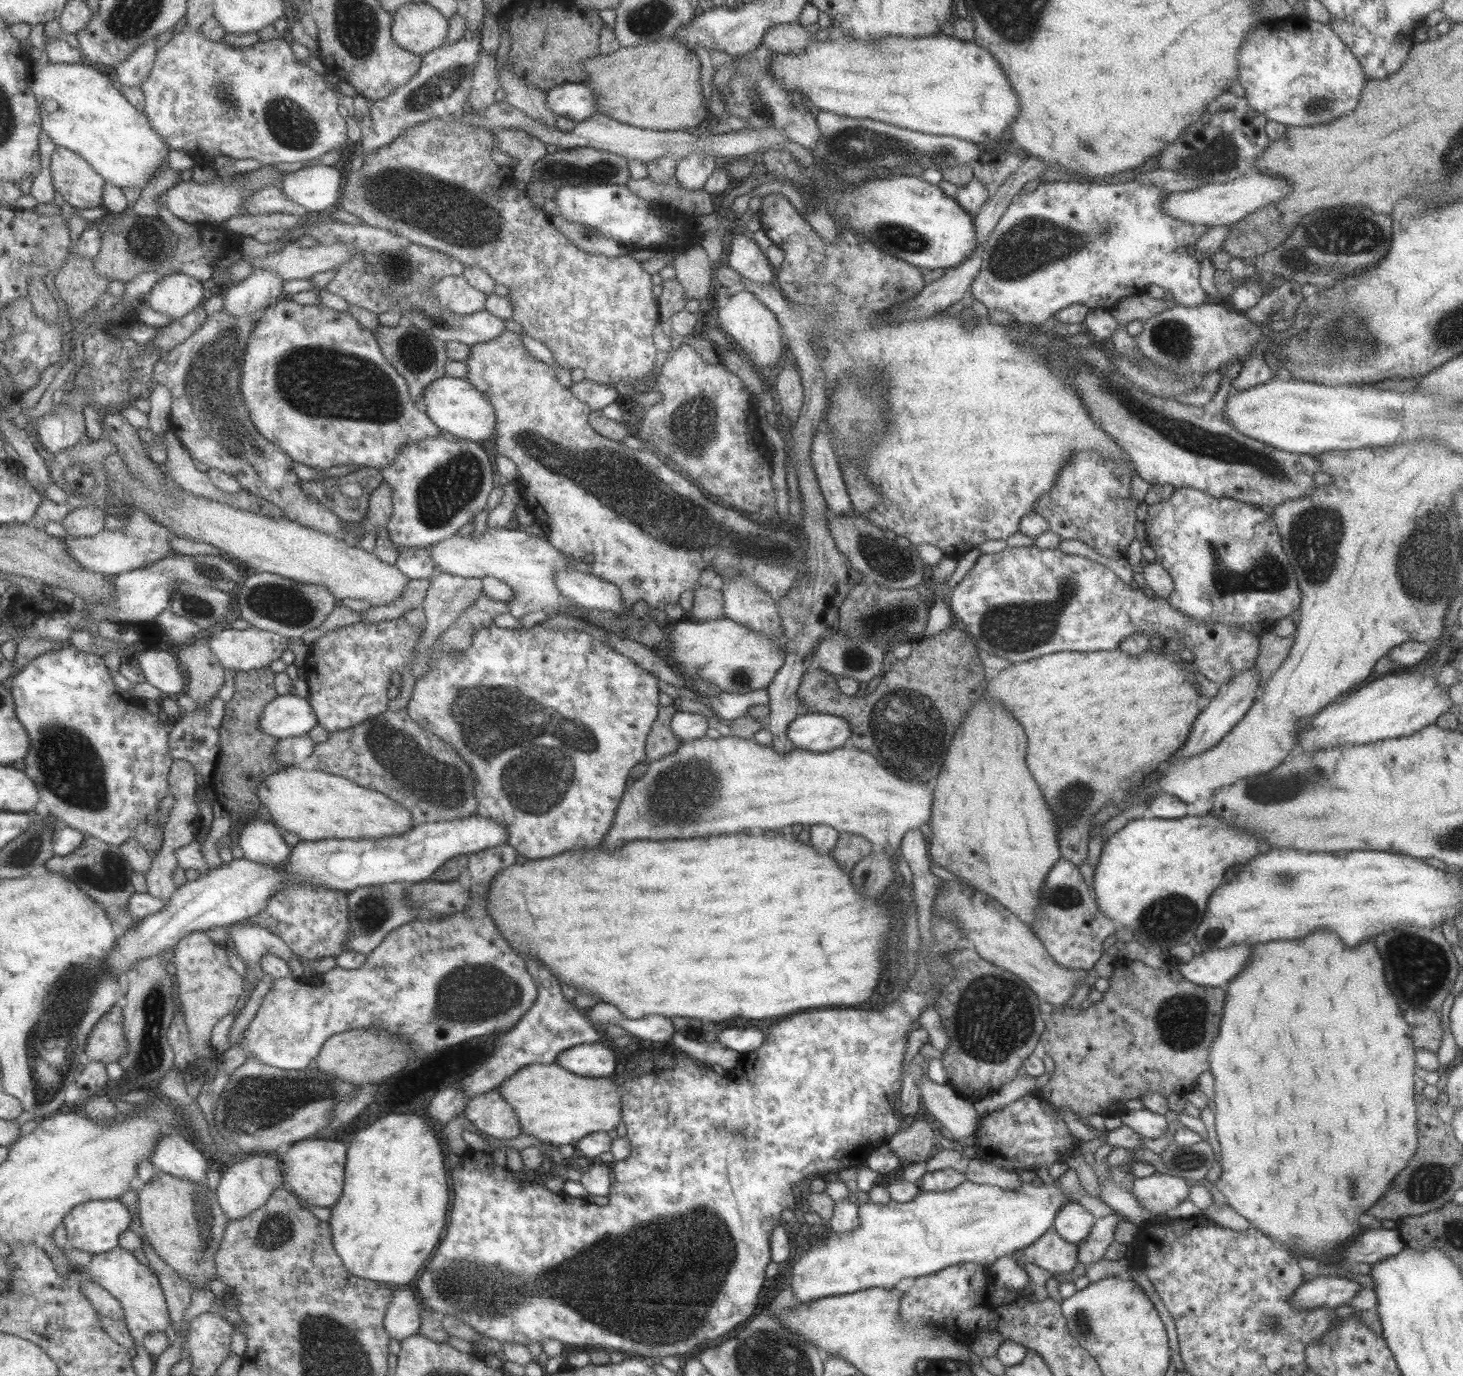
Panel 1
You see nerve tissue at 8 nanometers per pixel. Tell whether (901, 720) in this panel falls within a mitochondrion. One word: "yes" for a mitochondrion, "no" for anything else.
yes

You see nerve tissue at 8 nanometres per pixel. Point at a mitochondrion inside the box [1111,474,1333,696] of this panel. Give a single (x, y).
(1268, 574)

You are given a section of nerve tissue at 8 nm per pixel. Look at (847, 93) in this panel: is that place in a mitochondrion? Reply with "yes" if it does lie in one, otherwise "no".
no

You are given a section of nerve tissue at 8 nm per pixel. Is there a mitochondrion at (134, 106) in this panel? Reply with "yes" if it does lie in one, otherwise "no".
no

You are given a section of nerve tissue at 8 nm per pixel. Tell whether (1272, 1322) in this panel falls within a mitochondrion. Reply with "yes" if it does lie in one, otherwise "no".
yes

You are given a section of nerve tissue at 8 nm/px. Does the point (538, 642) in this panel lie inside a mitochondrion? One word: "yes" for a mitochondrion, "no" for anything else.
no

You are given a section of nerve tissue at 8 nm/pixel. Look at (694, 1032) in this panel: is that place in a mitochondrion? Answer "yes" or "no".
no

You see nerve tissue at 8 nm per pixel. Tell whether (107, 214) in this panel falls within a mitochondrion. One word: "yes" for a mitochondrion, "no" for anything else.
no

